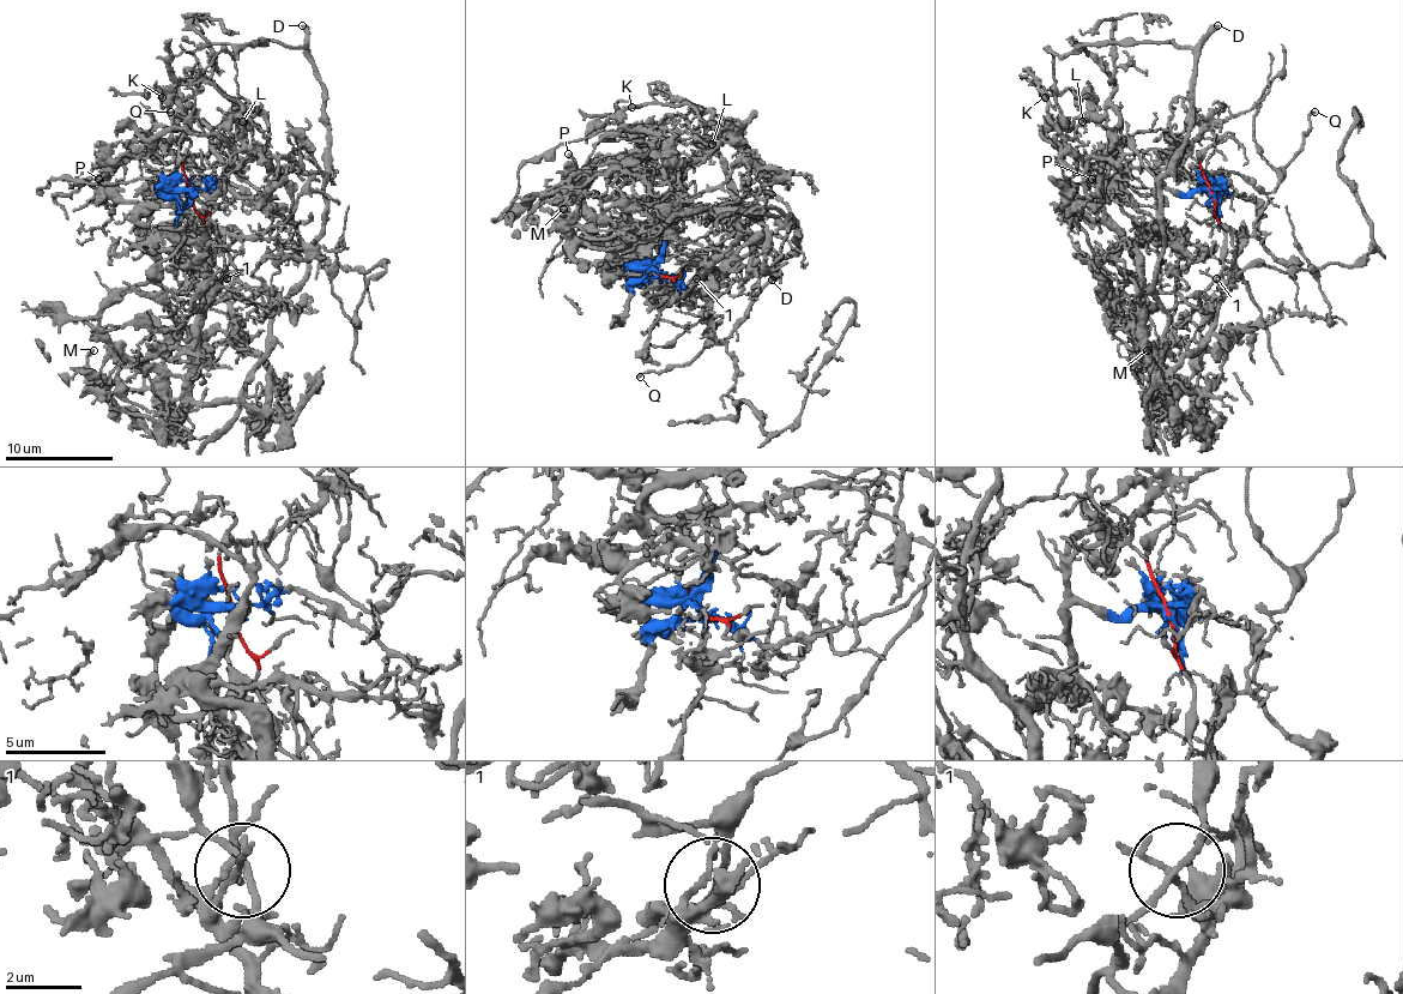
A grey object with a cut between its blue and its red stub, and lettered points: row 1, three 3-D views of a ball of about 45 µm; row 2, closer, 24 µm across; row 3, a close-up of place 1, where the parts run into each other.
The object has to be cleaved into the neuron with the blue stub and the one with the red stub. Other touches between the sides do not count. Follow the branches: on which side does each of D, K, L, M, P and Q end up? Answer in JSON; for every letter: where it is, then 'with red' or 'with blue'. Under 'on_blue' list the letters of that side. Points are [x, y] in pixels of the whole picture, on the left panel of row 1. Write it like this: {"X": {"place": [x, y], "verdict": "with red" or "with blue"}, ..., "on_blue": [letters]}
{"D": {"place": [302, 25], "verdict": "with red"}, "K": {"place": [162, 97], "verdict": "with blue"}, "L": {"place": [242, 121], "verdict": "with blue"}, "M": {"place": [94, 350], "verdict": "with blue"}, "P": {"place": [98, 179], "verdict": "with blue"}, "Q": {"place": [170, 112], "verdict": "with red"}, "on_blue": ["K", "L", "M", "P"]}

